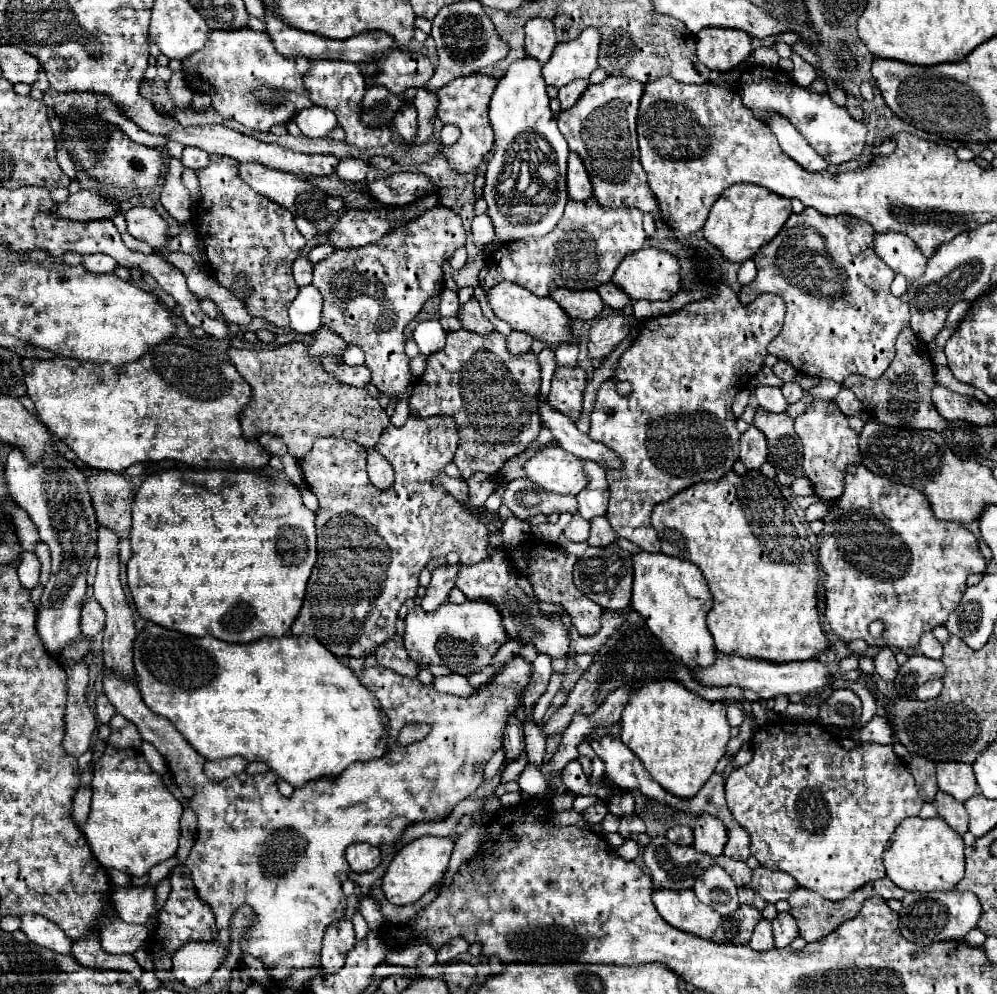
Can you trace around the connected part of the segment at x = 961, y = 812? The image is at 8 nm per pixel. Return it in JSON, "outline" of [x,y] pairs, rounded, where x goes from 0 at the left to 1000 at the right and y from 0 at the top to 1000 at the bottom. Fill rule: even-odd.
{"outline":[[[942,797],[938,803],[938,813],[942,817],[942,821],[962,839],[968,839],[972,835],[972,823],[970,823],[970,815],[964,807],[960,807],[956,801]]]}

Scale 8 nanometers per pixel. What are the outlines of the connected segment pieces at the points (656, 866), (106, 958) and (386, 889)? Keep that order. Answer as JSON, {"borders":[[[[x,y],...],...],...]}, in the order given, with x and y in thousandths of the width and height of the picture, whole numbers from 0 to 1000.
{"borders":[[[[657,841],[645,855],[645,867],[653,877],[655,895],[689,895],[695,891],[697,881],[715,869],[715,863],[699,857],[695,851],[679,851],[667,841]]],[[[95,940],[83,942],[81,946],[73,948],[73,956],[71,962],[85,974],[97,974],[97,976],[125,976],[131,978],[135,984],[139,984],[143,980],[141,972],[133,966],[133,962],[127,960],[107,960],[101,956],[101,948]]],[[[424,841],[414,845],[412,849],[408,849],[404,855],[400,855],[394,863],[394,867],[390,869],[386,881],[384,881],[384,889],[382,895],[386,899],[386,903],[392,909],[412,909],[418,907],[430,893],[436,891],[436,887],[440,887],[450,871],[450,863],[454,857],[454,843],[440,843],[440,841]]]]}

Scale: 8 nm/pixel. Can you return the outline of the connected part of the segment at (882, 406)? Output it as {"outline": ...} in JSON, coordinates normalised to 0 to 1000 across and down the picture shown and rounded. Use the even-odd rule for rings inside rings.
{"outline":[[[910,328],[902,340],[900,340],[900,356],[892,368],[892,372],[888,372],[888,376],[880,382],[872,382],[868,378],[852,378],[848,380],[846,388],[852,390],[868,408],[868,412],[882,425],[896,429],[896,431],[914,431],[914,433],[938,433],[938,435],[946,435],[952,427],[948,421],[944,421],[944,416],[940,414],[940,410],[936,408],[936,400],[934,400],[934,392],[938,388],[938,380],[936,380],[936,366],[934,366],[934,358],[930,354],[930,346],[924,344],[916,332]]]}

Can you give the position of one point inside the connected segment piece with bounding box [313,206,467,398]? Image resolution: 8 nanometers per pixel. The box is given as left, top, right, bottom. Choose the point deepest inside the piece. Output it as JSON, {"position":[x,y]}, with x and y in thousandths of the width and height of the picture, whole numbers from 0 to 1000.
{"position":[372,295]}

